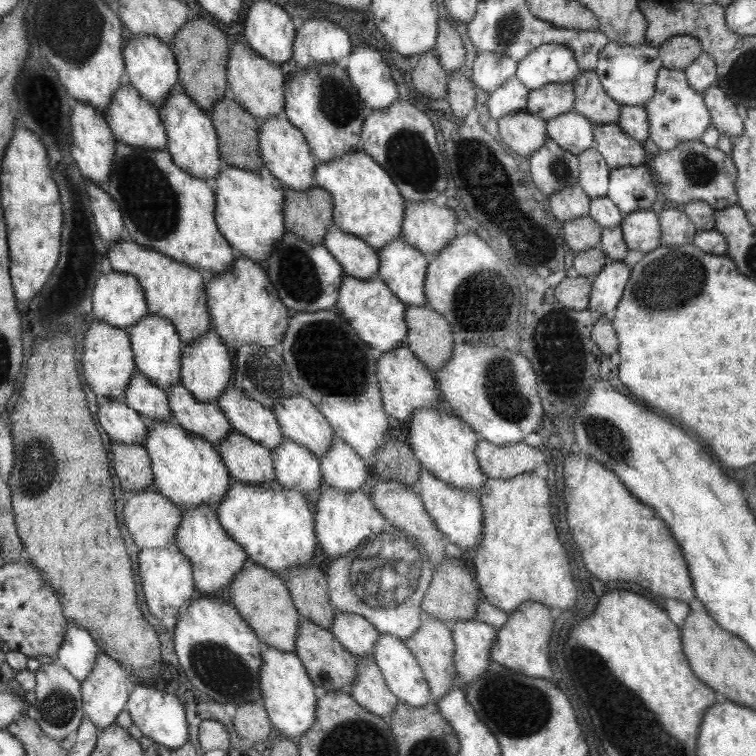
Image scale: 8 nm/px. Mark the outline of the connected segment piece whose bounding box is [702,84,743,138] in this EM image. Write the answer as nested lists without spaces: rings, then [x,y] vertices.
[[[717,84],[702,92],[706,107],[710,110],[710,122],[719,134],[737,137],[743,132],[741,120],[735,112],[735,103],[720,89]]]

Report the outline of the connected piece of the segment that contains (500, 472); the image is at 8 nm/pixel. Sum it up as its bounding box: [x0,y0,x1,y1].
[474,440,543,479]

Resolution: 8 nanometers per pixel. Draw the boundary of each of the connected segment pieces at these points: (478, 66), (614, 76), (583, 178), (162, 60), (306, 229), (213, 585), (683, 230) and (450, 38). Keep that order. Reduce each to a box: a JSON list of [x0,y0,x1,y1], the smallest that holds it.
[[471,52,517,93],[593,42,662,106],[577,147,610,197],[123,34,177,107],[284,187,334,244],[175,504,249,596],[659,204,697,246],[435,17,463,74]]

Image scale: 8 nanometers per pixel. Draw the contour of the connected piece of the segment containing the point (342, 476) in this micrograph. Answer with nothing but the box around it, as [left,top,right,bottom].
[320,438,367,492]

